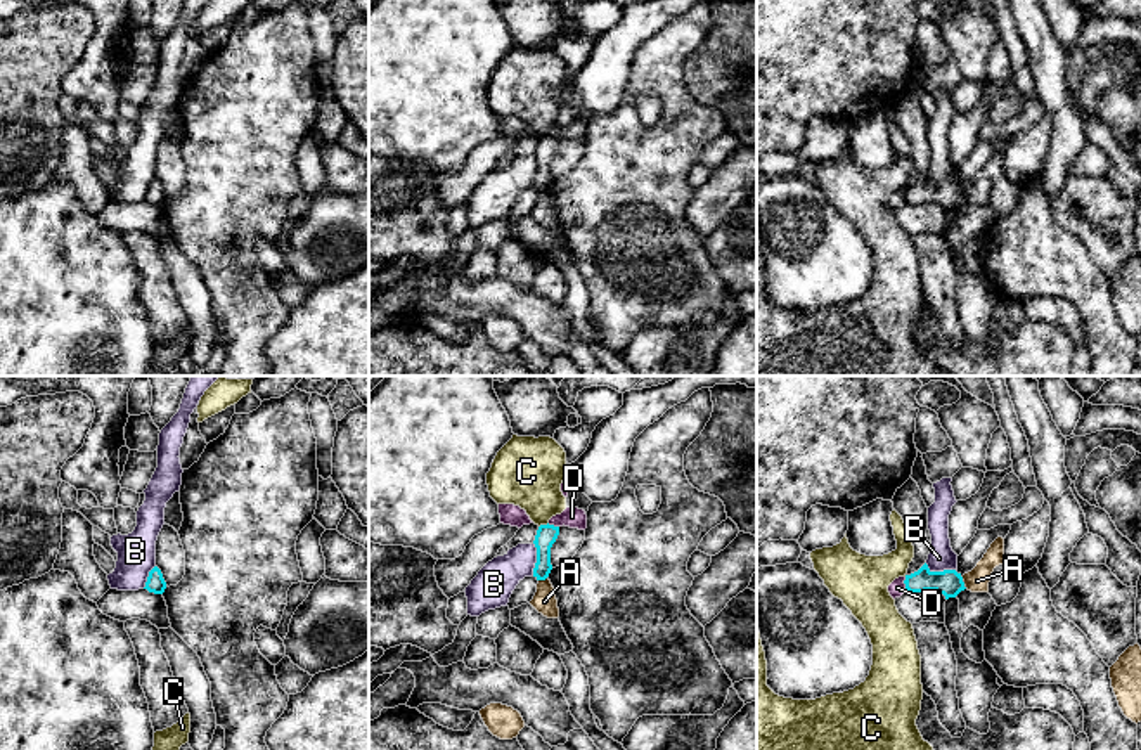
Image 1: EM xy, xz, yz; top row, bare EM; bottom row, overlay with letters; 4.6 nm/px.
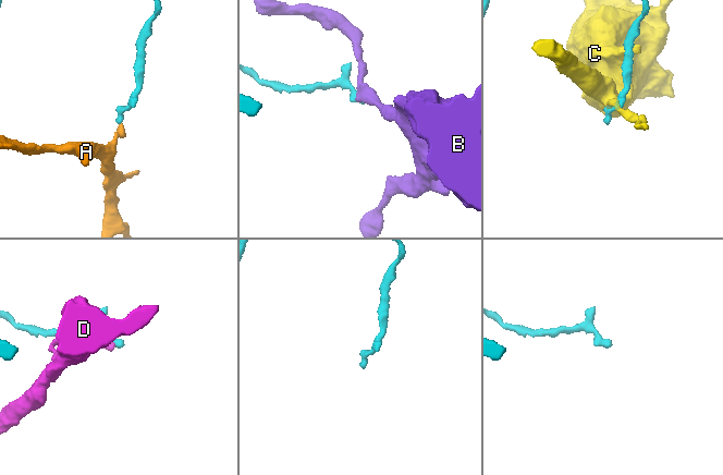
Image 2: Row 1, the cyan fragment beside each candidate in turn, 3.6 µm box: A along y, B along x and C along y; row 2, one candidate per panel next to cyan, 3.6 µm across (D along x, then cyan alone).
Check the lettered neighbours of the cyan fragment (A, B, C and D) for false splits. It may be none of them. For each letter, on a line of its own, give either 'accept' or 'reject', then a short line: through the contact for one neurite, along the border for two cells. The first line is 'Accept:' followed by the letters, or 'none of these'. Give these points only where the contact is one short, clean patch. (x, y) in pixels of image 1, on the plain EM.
Accept: none of these
A: reject | xz (546, 189), (539, 193)
B: reject | yz (925, 175), (932, 182), (956, 184)
C: reject
D: reject

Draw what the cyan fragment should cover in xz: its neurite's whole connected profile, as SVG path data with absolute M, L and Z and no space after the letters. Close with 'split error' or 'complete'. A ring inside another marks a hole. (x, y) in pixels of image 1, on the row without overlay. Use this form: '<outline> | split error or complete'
M540 137L535 147L535 159L537 159L537 175L533 180L533 189L537 192L545 192L552 182L551 177L551 159L559 147L559 139L554 137Z | complete

